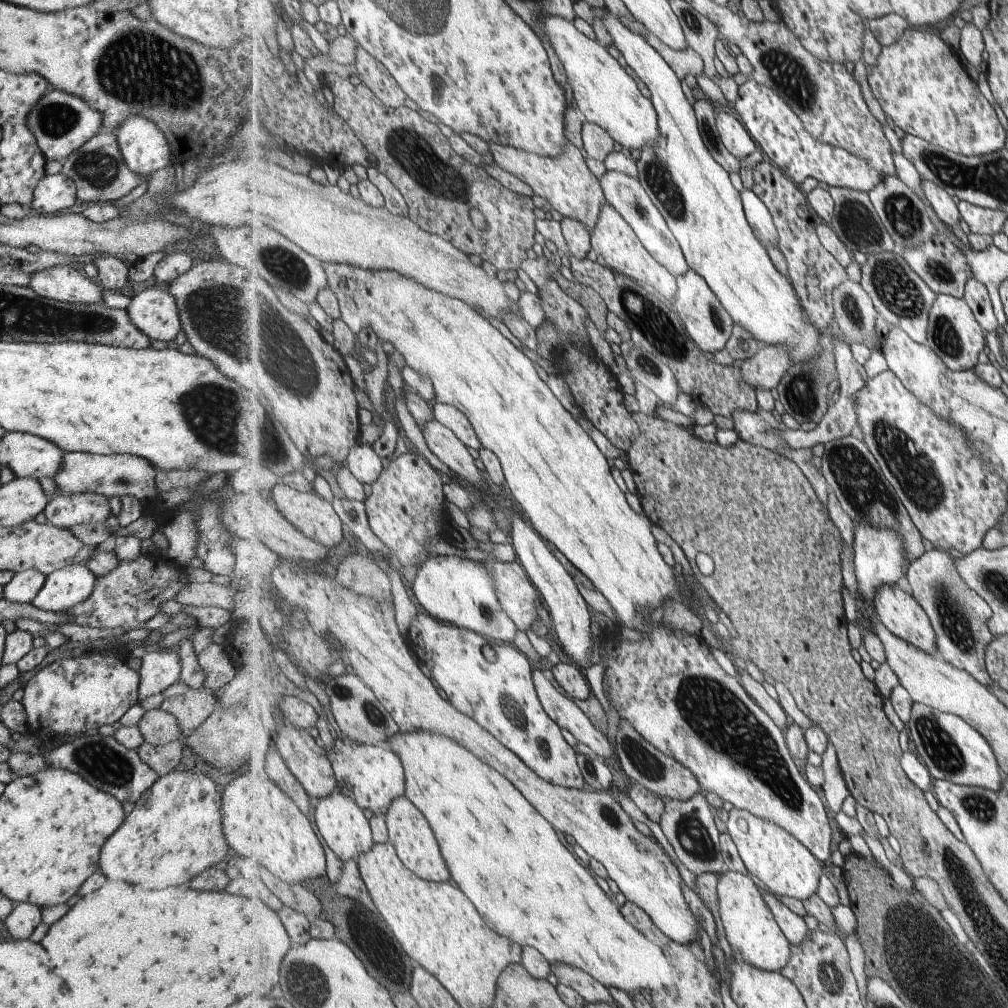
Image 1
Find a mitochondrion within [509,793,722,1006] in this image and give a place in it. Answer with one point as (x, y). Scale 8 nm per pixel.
(693, 837)

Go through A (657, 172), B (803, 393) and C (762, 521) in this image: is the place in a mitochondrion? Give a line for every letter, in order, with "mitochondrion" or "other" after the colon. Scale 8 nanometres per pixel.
A: mitochondrion
B: mitochondrion
C: other

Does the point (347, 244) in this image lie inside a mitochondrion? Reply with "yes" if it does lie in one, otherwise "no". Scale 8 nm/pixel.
no

